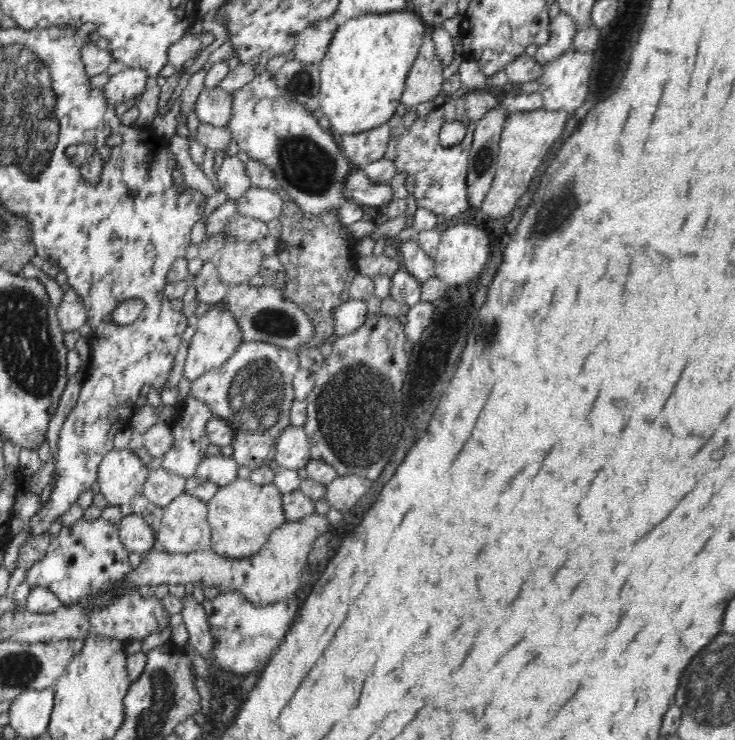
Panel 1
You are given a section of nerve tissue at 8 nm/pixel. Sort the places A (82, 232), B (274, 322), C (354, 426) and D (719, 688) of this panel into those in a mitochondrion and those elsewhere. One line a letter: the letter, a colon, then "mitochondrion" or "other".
A: other
B: mitochondrion
C: mitochondrion
D: mitochondrion

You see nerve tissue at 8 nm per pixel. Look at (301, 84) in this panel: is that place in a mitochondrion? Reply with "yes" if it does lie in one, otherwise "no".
yes

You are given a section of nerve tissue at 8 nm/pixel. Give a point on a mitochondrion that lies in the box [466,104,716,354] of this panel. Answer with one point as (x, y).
(557, 210)

